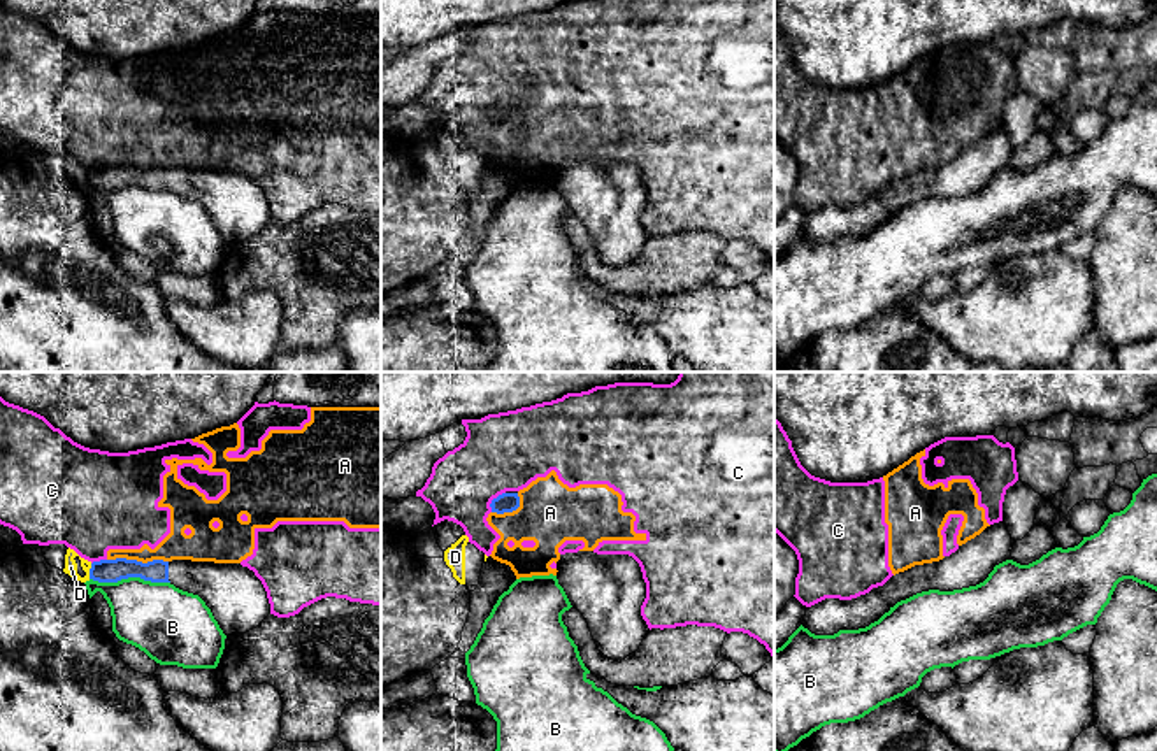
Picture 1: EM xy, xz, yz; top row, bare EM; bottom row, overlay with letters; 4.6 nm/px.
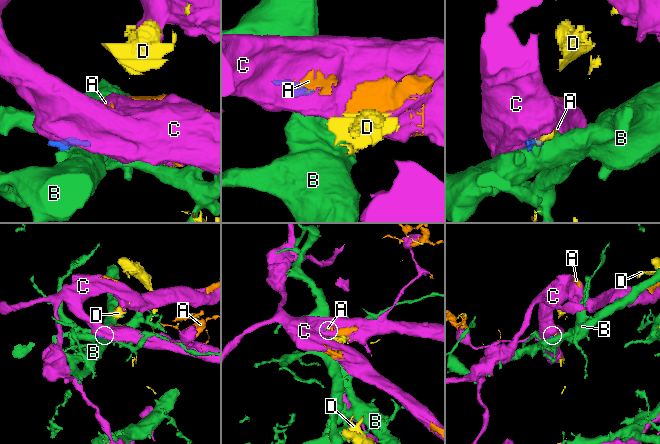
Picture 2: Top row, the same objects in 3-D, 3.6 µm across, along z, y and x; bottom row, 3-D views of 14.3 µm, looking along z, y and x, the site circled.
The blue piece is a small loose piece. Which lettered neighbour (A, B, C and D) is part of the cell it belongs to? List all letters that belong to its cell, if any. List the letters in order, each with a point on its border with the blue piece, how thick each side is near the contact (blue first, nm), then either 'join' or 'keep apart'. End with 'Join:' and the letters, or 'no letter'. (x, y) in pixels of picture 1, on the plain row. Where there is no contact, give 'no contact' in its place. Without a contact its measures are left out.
A: xy (136, 167) | 110/130 nm | keep apart
B: xy (130, 183) | 110/320 nm | keep apart
C: xz (492, 107) | 90/360 nm | keep apart
D: xy (90, 178) | 110/60 nm | keep apart
Join: no letter

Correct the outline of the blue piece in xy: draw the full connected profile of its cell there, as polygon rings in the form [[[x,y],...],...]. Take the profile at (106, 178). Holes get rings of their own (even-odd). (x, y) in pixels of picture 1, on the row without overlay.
[[[116,165],[93,168],[90,175],[90,186],[98,190],[118,190],[128,184],[170,190],[183,198],[198,202],[226,244],[256,235],[270,221],[262,188],[241,170],[191,167],[142,170]]]

